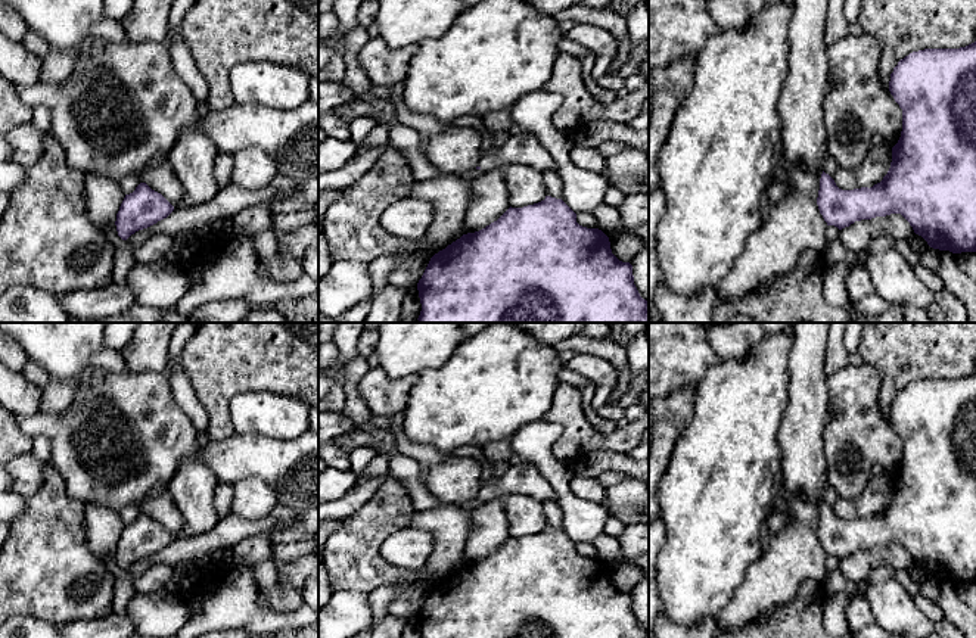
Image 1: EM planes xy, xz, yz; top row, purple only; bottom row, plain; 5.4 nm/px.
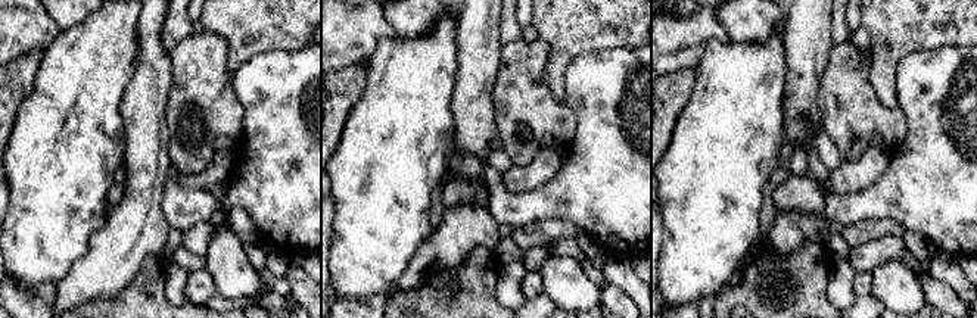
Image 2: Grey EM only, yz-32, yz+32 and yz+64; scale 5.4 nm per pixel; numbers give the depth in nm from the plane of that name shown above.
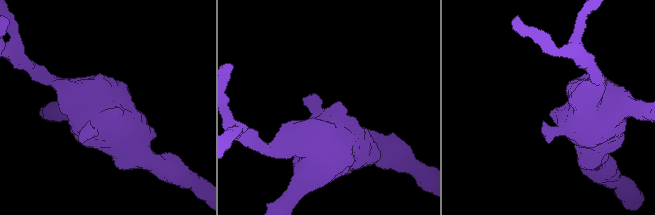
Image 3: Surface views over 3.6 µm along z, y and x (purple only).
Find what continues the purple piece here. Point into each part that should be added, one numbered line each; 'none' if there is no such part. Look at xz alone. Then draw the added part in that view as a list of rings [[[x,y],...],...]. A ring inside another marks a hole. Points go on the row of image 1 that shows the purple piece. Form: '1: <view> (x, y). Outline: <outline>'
1: xz (527, 149). Outline: [[[531,134],[510,136],[498,150],[484,153],[478,166],[484,172],[488,172],[498,165],[507,164],[523,164],[540,172],[559,169],[554,158],[541,141]]]

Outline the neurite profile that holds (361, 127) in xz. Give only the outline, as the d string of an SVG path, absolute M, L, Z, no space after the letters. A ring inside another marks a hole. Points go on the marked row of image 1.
M360 116L349 124L351 141L357 146L372 133L373 127L377 124L370 116Z

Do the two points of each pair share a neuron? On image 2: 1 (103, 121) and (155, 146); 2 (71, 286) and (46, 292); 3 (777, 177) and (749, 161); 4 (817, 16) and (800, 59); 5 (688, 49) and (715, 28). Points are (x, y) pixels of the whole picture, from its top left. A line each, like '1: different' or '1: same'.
1: different
2: different
3: different
4: same
5: same

